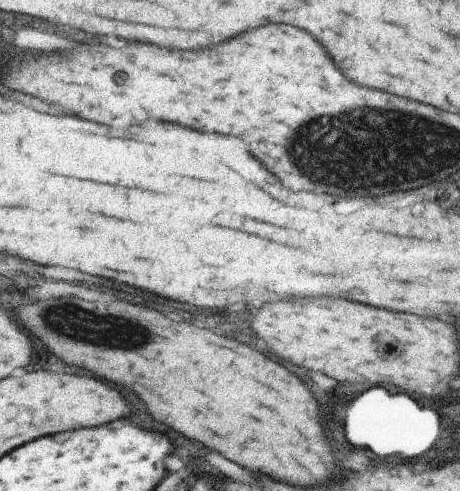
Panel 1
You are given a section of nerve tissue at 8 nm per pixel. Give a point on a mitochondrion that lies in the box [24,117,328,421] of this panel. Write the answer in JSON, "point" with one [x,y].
{"point":[72,322]}

